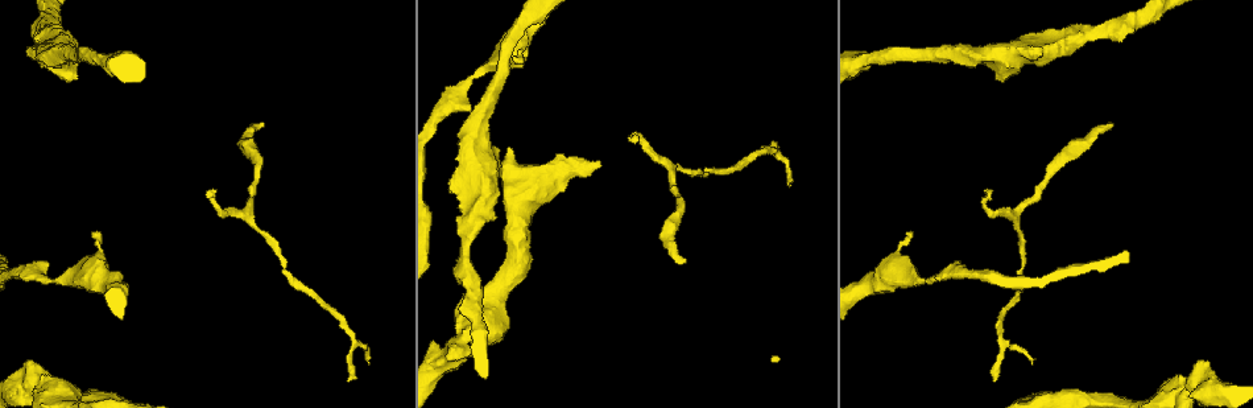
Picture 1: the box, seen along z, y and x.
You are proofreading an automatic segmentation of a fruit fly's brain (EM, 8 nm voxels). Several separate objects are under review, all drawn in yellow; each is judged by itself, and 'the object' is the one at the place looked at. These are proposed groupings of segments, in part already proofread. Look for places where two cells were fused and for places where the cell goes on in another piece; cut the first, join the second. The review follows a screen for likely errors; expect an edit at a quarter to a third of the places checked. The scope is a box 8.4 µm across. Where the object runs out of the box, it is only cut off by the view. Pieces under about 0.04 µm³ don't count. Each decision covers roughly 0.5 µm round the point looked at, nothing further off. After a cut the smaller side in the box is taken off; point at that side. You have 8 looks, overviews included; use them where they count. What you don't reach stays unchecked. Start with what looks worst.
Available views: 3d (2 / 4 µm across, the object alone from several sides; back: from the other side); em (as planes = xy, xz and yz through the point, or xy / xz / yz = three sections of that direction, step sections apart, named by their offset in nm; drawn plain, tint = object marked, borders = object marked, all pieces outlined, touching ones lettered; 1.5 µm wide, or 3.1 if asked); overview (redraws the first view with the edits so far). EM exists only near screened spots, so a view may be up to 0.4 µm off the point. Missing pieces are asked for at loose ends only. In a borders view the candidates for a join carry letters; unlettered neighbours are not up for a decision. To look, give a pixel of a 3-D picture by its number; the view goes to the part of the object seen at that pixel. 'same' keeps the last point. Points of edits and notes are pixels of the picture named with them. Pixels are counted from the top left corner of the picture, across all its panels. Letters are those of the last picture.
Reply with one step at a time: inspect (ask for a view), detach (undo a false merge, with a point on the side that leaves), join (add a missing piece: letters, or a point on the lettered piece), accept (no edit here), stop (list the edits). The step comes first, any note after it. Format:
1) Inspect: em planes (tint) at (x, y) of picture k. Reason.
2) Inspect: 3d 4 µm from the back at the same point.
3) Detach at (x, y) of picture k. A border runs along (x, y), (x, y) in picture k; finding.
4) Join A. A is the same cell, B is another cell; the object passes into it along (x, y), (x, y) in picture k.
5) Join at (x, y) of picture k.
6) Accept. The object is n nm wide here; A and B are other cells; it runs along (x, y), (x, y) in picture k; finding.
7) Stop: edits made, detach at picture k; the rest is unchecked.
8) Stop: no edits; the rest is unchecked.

Inspect: em xz step 4 (borders) at (1036, 358) of picture 1. Branch stops here.

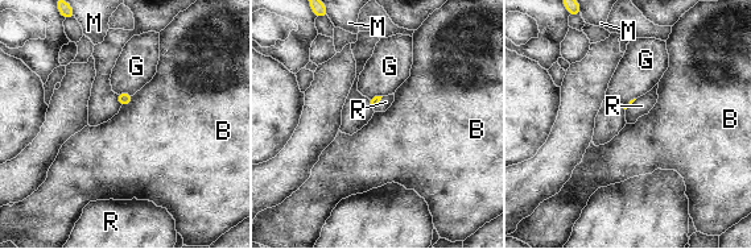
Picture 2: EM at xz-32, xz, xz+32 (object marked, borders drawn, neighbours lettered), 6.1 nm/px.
Inspect: em planes (borders) at the same point. Another direction.

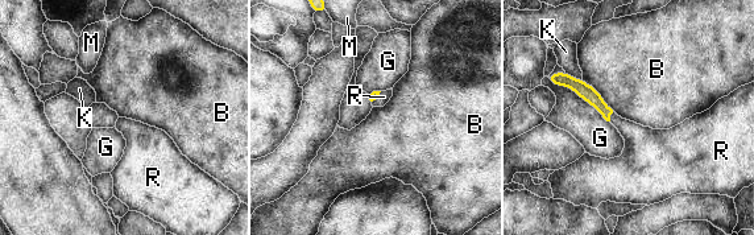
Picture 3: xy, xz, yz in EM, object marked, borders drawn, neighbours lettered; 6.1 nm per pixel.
Join R. R is the same cell, B, G, K and M are other cells; the object passes into it along (588, 93), (609, 116), (641, 143) in picture 3; it goes on there.

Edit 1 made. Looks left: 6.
Inspect: overview. Redraw.

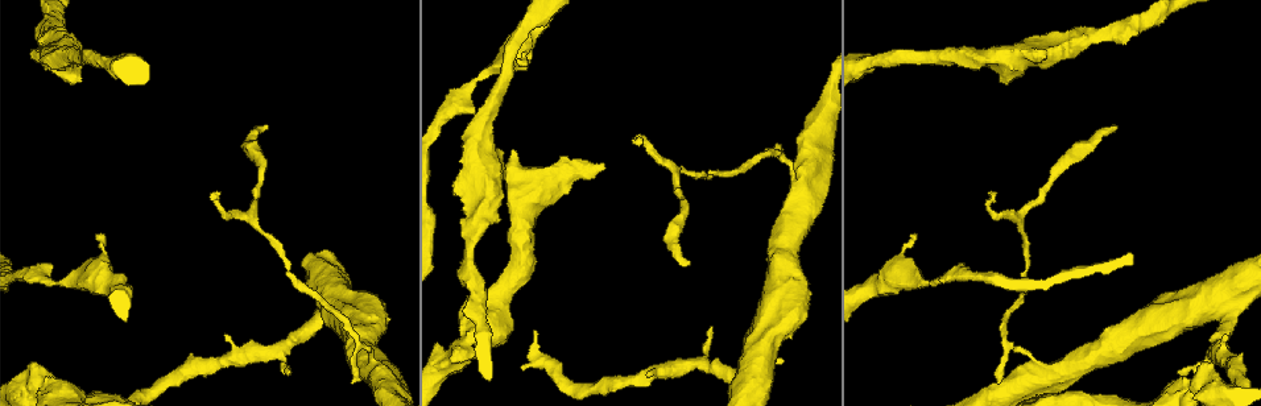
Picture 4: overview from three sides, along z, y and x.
Inspect: 3d 4 µm at (30, 49) of picture 4. Thick end.

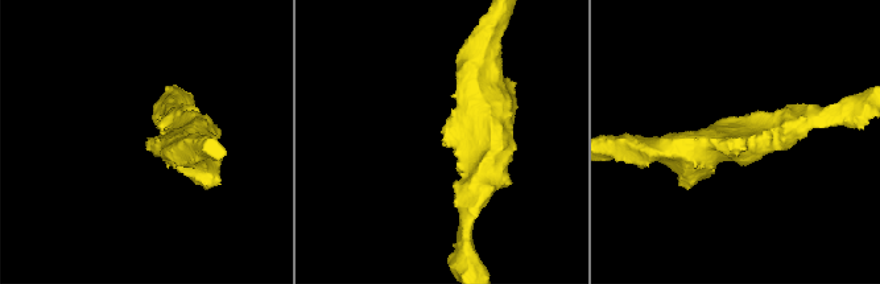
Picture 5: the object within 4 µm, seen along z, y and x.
Inspect: em xz step 8 (tint) at (443, 136) of picture 5. Shape alone is not enough.

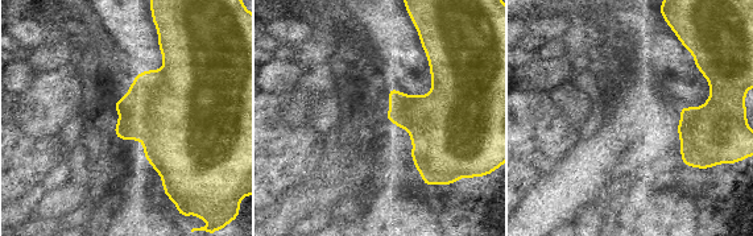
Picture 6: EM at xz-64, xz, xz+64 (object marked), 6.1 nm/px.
Inspect: em planes (borders) at the same point. Another direction.

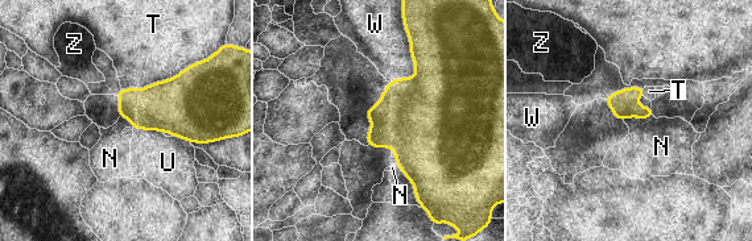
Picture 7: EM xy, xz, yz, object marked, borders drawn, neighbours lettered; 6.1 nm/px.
Accept. N, T, U, W and Z are other cells; a border runs along (202, 59), (173, 77), (133, 88) in picture 7; none of them fits.

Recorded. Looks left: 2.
Inspect: em planes (borders) at (1177, 370) of picture 4. Thin end.

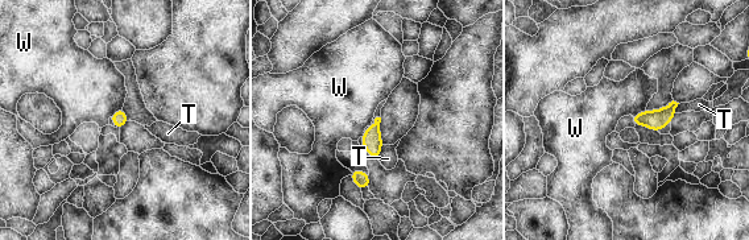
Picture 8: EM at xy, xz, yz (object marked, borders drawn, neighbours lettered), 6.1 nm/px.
Accept. The longest contact is with W, 100 nm; T and W are other cells; a border runs along (645, 108), (632, 116) in picture 8; none of them fits.

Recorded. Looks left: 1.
Stop: edits made, join at picture 3; the rest is unchecked.

